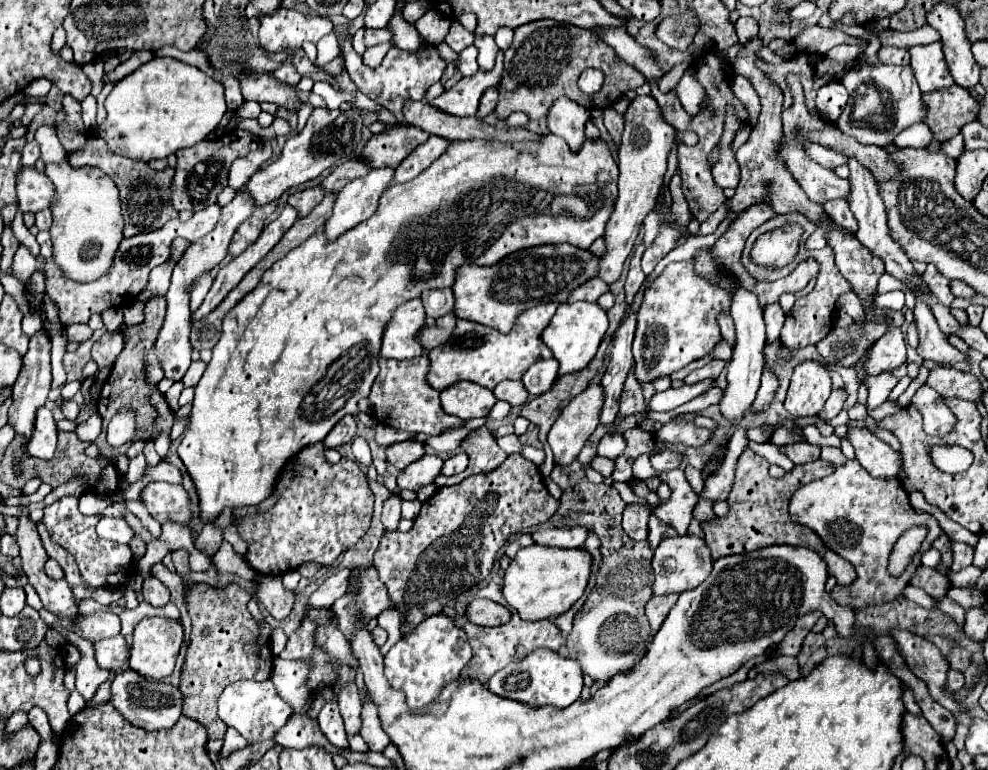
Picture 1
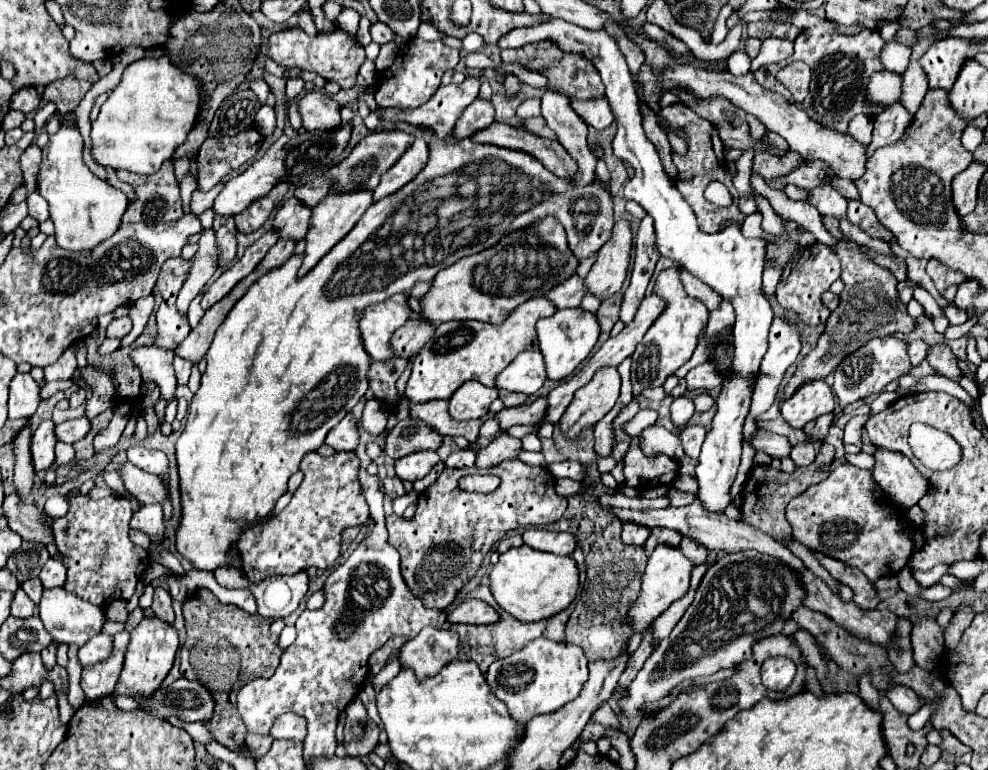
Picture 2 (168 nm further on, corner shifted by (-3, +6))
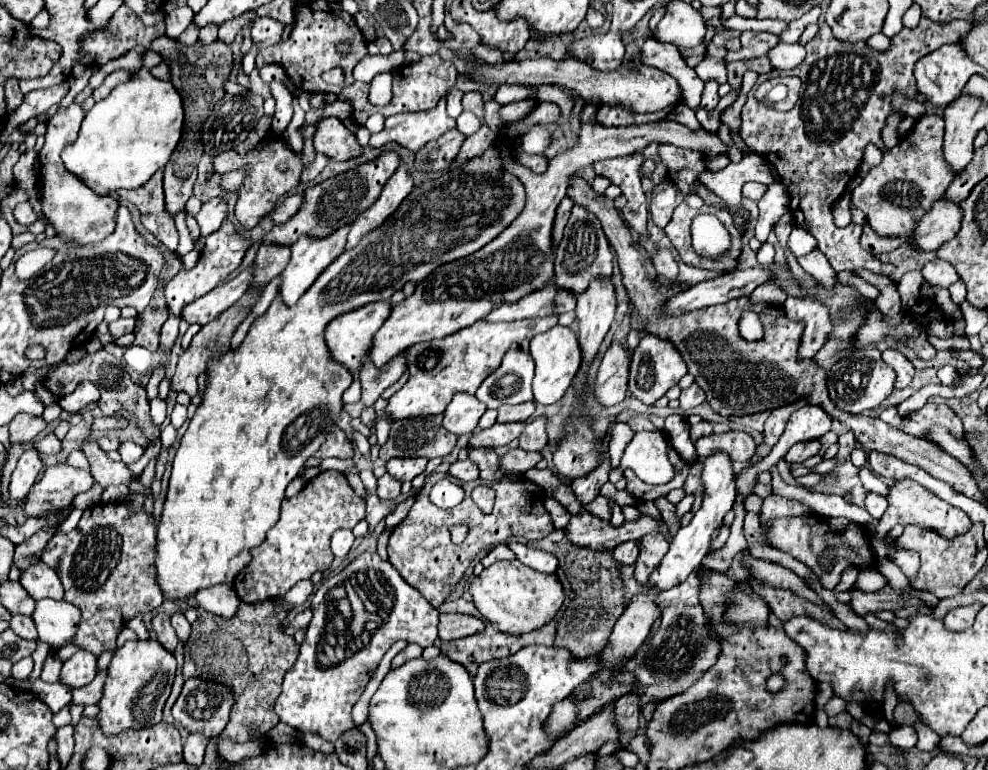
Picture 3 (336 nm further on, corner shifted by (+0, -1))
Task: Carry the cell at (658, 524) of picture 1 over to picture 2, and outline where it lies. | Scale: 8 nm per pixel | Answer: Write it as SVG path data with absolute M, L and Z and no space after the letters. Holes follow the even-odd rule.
M651 530L651 536L645 542L645 552L647 556L651 556L651 552L655 550L655 546L659 544L669 544L669 546L679 546L681 544L681 534L677 534L675 530Z

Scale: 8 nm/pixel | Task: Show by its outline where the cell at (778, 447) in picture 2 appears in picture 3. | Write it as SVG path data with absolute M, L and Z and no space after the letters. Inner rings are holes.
M728 431L720 435L714 433L714 435L698 439L694 447L700 457L706 457L712 451L726 451L730 453L732 461L742 461L742 463L750 463L750 459L756 453L756 443L752 435L746 431Z

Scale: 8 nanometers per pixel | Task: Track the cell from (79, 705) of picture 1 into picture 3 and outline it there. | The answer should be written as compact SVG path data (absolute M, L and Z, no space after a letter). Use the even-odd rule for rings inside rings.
M54 599L36 601L36 609L32 613L32 619L38 629L38 639L54 649L72 643L74 633L78 631L80 617L82 613L76 605Z

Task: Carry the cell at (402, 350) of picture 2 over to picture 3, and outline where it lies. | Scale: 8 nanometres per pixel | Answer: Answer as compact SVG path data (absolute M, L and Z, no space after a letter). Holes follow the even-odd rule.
M406 351L394 357L394 361L388 361L382 369L378 369L376 365L370 365L370 357L368 357L368 361L364 361L364 367L360 369L362 399L356 405L344 405L344 409L352 417L360 417L360 413L372 407L376 399L382 395L382 391L390 387L394 381L398 381L404 371L406 371Z

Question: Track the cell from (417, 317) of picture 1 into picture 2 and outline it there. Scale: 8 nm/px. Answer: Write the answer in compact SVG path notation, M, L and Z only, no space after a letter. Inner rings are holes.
M395 294L381 304L371 304L363 310L359 320L359 332L363 348L369 354L371 362L389 360L389 340L393 332L403 326L411 316L407 296Z

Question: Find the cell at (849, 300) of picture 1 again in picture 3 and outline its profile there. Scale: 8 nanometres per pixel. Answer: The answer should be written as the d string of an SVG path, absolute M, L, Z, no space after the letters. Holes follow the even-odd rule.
M814 249L812 253L798 257L798 263L804 267L806 273L810 273L818 283L822 283L826 289L834 289L836 287L836 271L834 267L826 261L826 255L818 249Z

